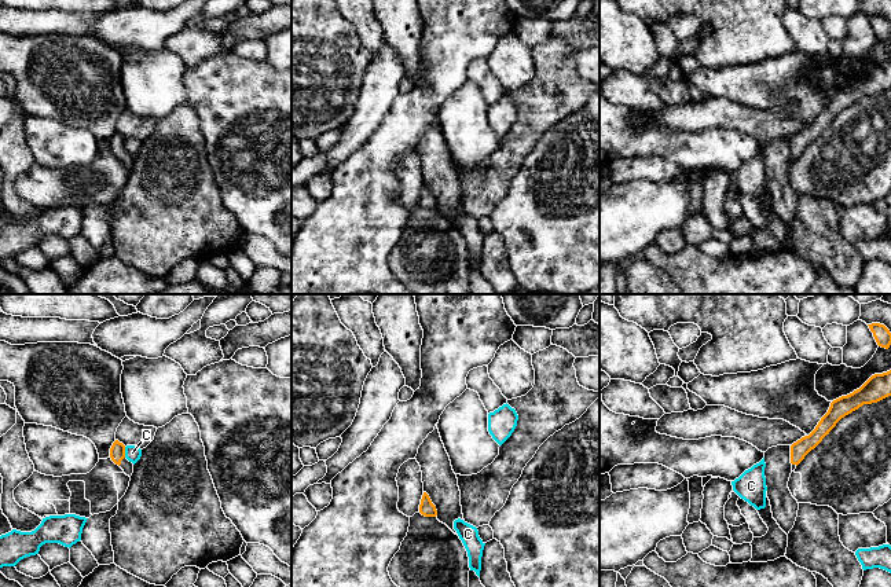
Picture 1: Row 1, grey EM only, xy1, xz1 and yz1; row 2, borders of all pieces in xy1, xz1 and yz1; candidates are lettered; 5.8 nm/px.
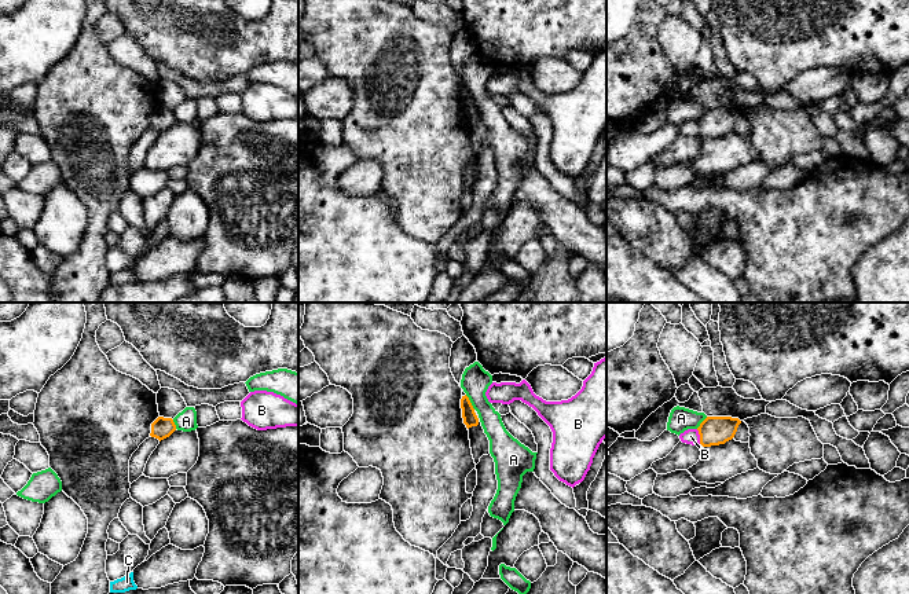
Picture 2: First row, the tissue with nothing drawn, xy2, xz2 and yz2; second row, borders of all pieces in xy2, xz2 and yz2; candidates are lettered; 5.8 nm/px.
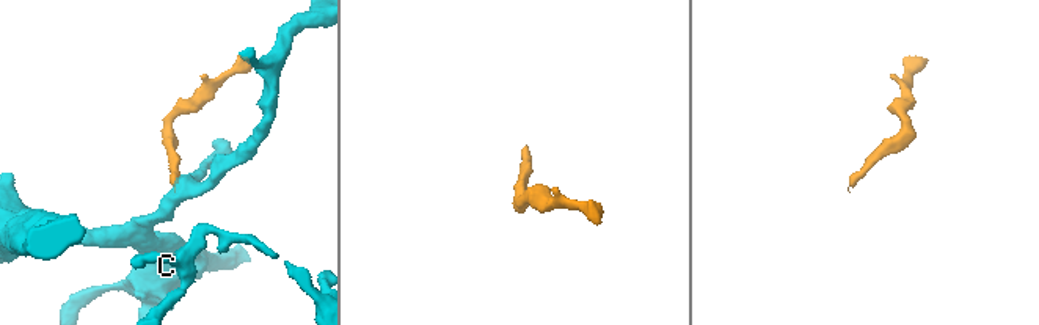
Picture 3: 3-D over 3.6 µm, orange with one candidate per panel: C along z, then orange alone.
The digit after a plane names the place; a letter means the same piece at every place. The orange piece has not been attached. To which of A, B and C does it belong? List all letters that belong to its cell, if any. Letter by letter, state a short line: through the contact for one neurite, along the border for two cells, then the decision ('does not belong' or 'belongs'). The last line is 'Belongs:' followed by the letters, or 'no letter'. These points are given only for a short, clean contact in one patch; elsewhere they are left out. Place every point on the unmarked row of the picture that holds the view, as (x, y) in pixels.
A: does not belong
B: line yz2 (696, 121), (700, 135); does not belong
C: line xy1 (124, 139), (125, 149); does not belong
Belongs: no letter

